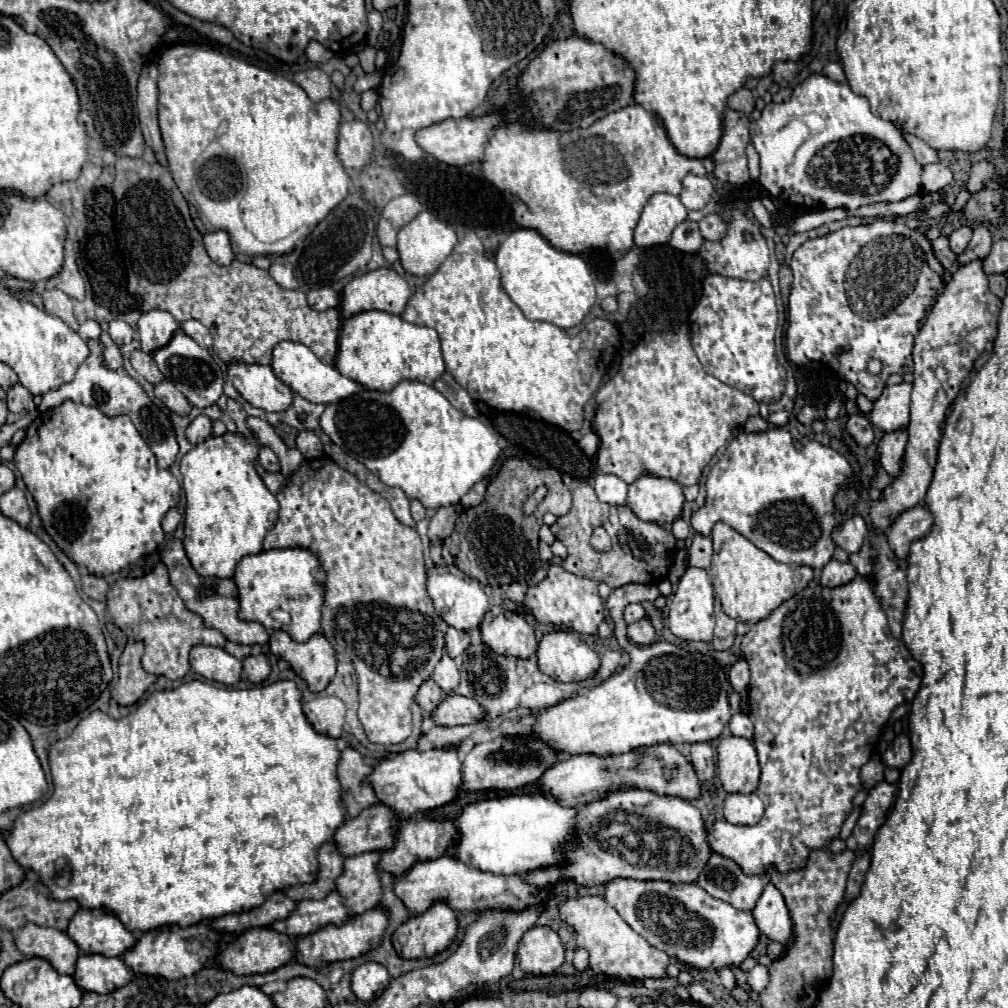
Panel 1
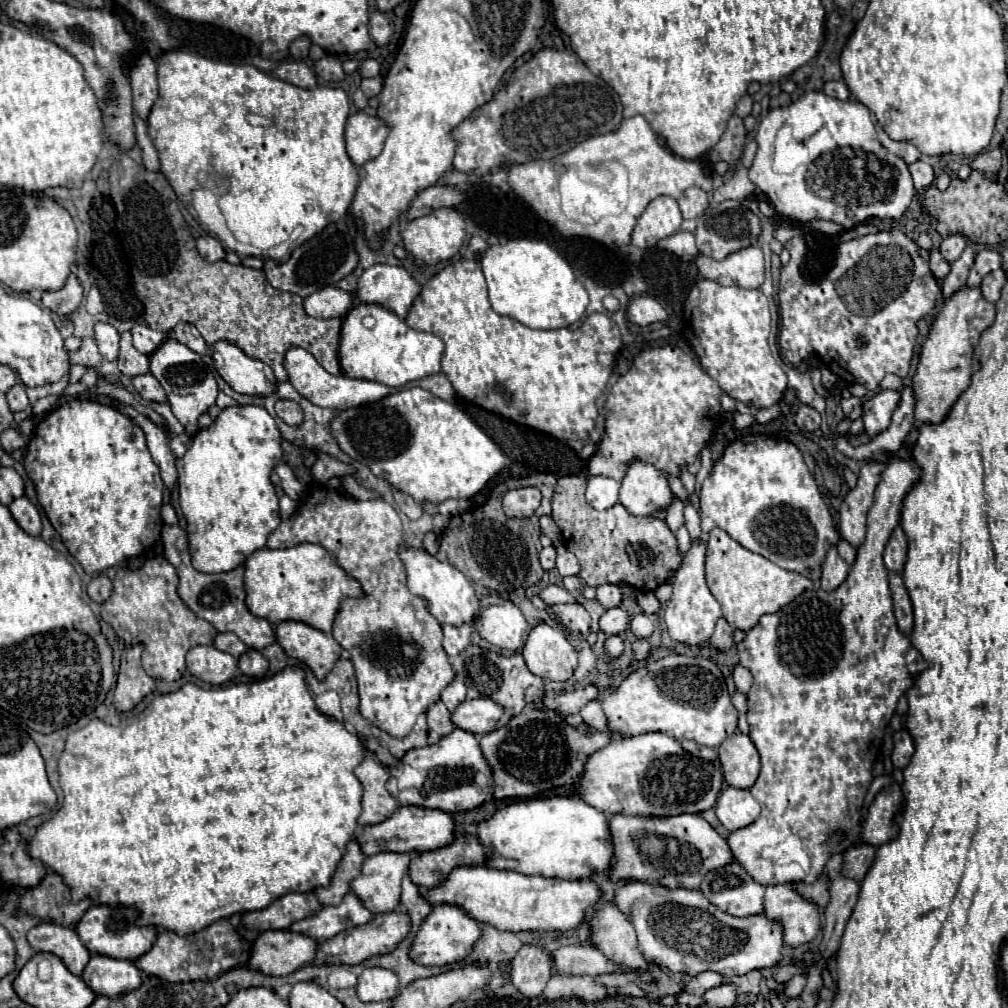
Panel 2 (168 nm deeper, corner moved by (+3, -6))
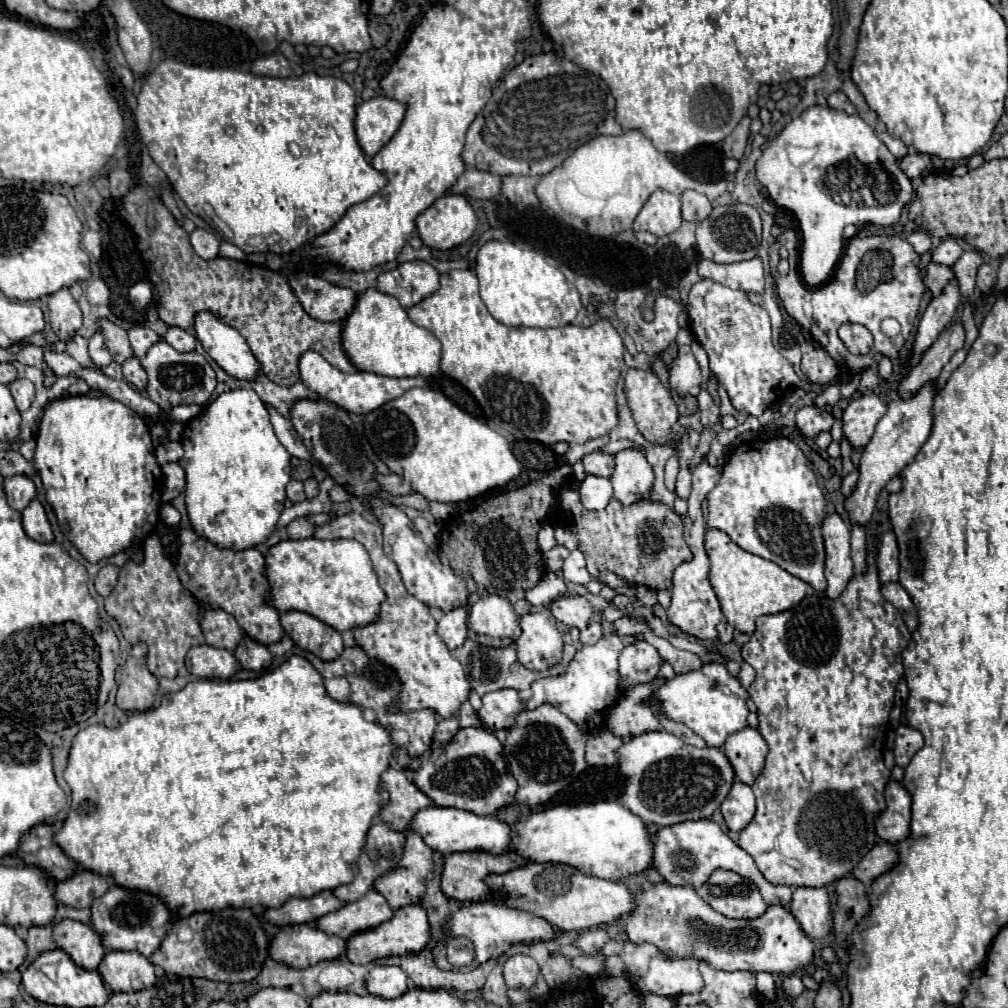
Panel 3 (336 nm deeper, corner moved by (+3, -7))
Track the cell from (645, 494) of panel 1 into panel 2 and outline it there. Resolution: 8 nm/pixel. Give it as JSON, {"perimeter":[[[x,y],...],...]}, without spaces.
{"perimeter":[[[633,461],[621,483],[619,503],[631,515],[649,517],[661,509],[669,509],[673,503],[673,491],[659,469],[649,463]]]}

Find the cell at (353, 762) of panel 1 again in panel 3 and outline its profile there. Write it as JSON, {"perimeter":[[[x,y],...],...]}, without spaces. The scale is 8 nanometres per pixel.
{"perimeter":[[[389,768],[383,774],[383,786],[389,792],[389,802],[381,810],[381,820],[393,820],[397,832],[403,832],[419,810],[433,806],[433,800],[401,770]]]}

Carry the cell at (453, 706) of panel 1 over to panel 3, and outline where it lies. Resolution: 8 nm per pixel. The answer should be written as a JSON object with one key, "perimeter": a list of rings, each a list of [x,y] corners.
{"perimeter":[[[503,688],[483,696],[479,718],[489,730],[511,728],[515,724],[515,718],[523,712],[523,708],[525,706],[519,700],[519,692],[513,688]]]}

